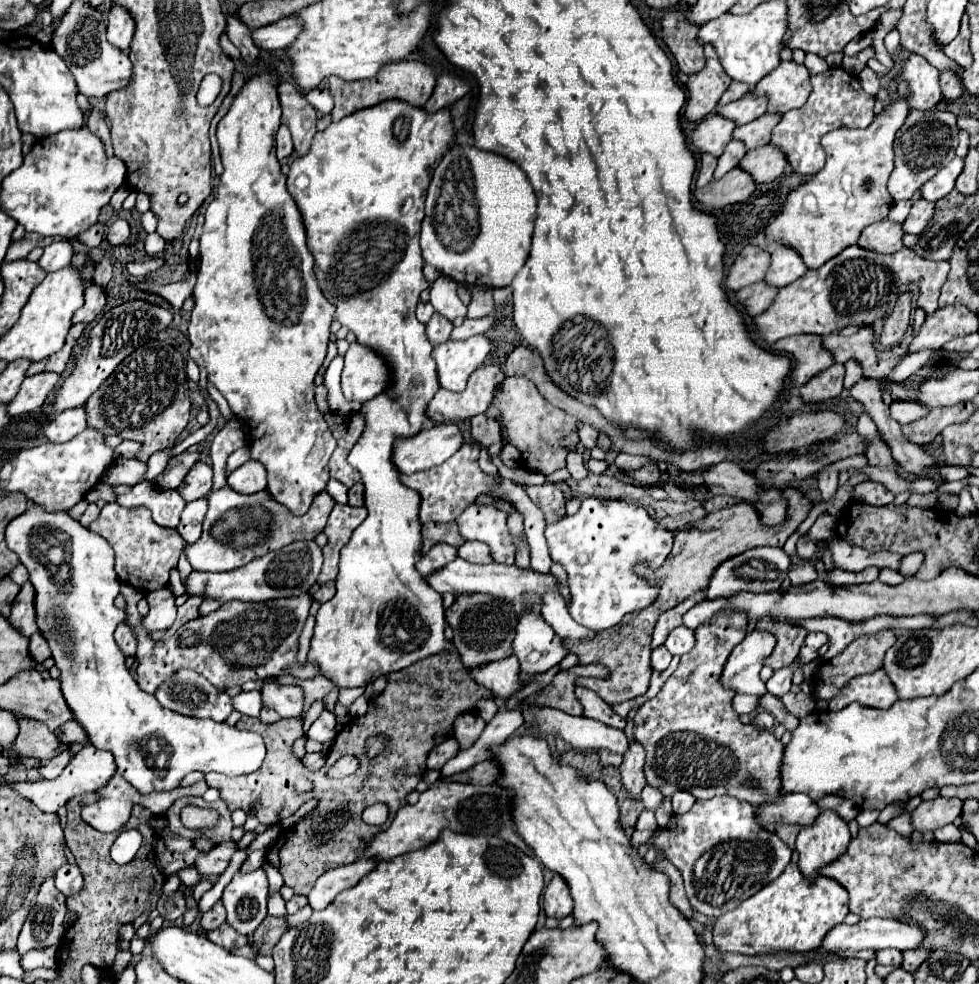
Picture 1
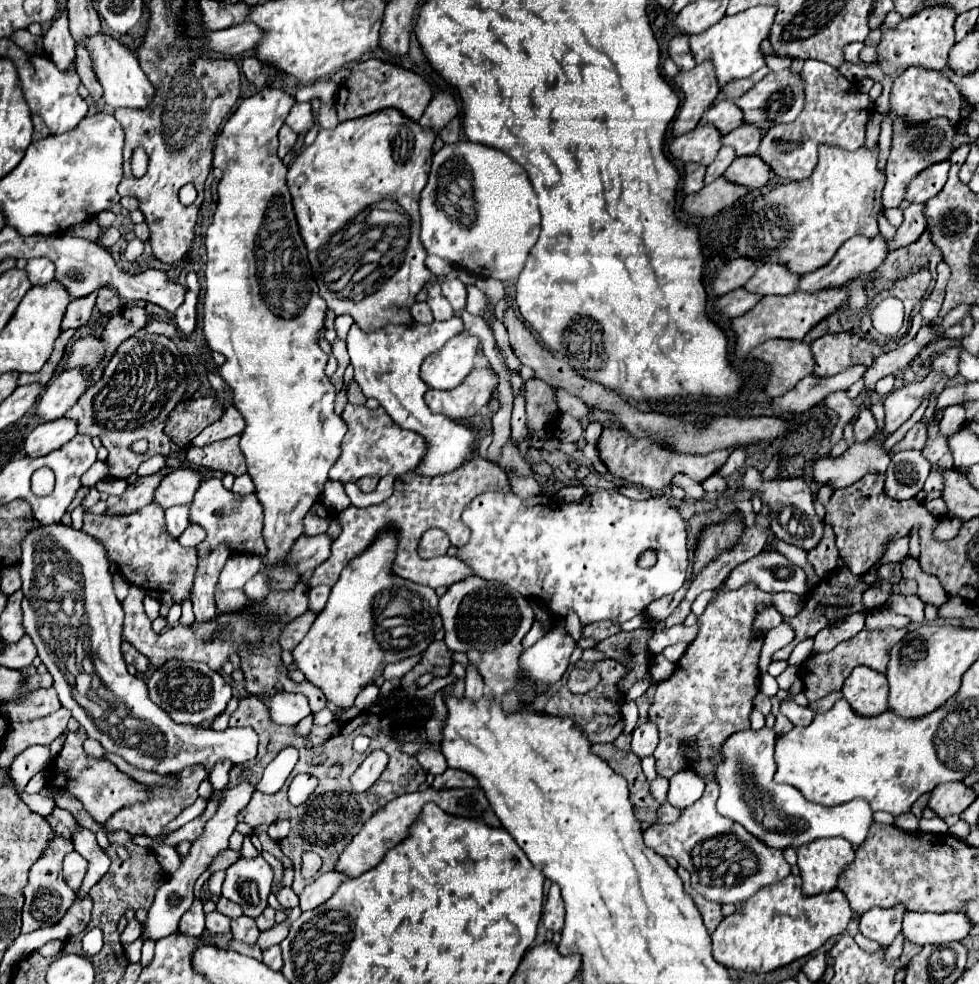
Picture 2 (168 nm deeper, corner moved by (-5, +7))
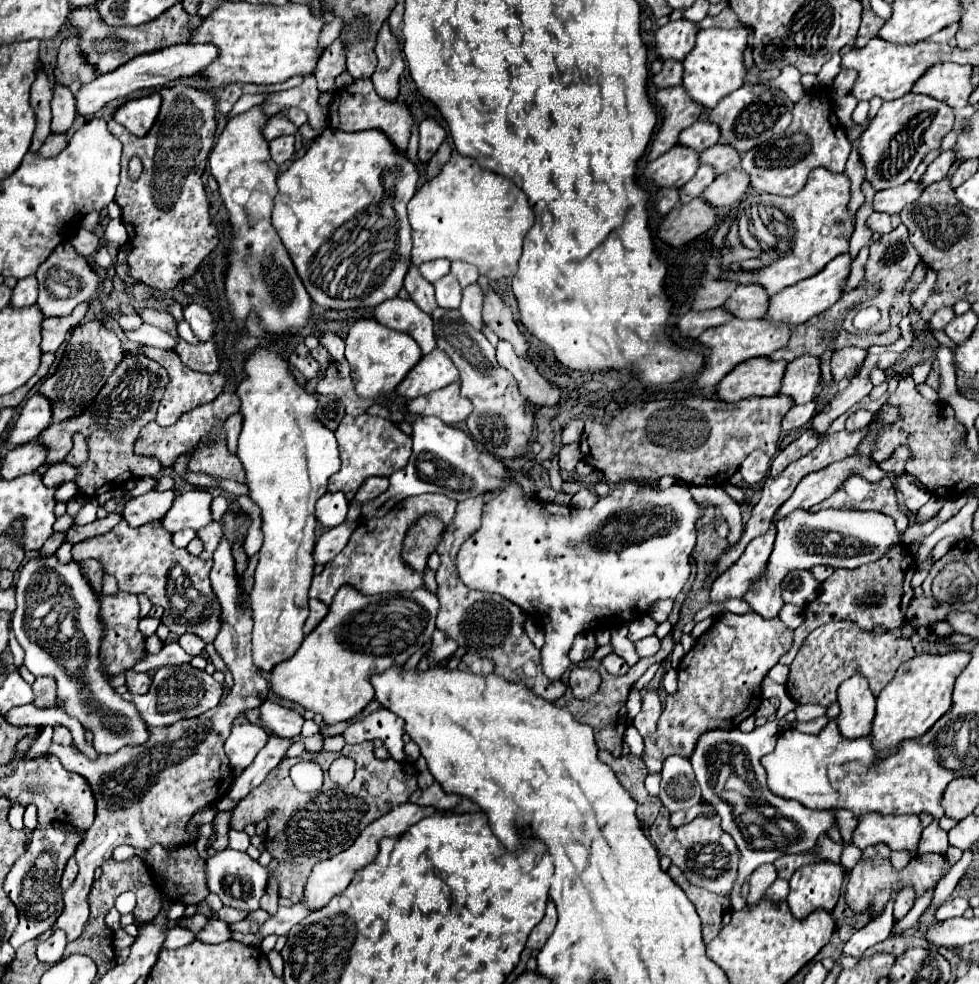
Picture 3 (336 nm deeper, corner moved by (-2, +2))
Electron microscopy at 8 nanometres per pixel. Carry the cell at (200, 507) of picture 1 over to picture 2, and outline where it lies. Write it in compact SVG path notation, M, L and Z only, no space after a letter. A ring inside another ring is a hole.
M191 522L191 524L185 528L183 536L179 536L179 544L183 544L183 546L195 546L195 544L199 544L203 538L205 538L203 528L199 528L199 524L193 524L193 522Z

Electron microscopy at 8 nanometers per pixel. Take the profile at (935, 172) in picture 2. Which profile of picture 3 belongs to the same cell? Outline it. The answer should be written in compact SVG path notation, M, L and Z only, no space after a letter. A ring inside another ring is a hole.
M908 181L900 187L878 191L874 195L874 201L872 201L872 211L888 213L888 215L900 213L904 209L904 205L916 201L920 197L920 193L922 193L922 189L916 181Z

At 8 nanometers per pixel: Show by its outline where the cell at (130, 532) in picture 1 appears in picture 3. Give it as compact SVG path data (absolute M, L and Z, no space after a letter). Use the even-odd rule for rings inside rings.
M122 519L110 533L74 545L72 557L74 561L100 561L104 573L116 577L120 591L144 593L152 605L164 607L162 623L176 637L184 633L194 633L204 643L212 643L216 639L222 625L222 607L208 579L212 559L204 561L200 557L190 555L186 549L174 547L172 535L160 525L160 521L152 521L148 525L142 525L140 529L132 529Z

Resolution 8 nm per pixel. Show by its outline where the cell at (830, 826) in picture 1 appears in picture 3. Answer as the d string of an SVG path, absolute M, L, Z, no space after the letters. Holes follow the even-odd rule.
M828 861L800 867L790 879L788 907L792 915L796 919L804 919L818 909L832 913L842 893L844 875L842 865Z

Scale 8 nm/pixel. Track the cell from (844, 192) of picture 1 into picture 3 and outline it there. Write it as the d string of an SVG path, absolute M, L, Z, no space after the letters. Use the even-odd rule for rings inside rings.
M814 169L806 185L792 197L772 197L772 205L778 207L792 221L792 243L778 243L774 249L762 251L760 243L730 243L730 229L726 229L726 247L716 249L706 271L712 279L734 281L738 285L756 283L766 289L768 295L782 291L802 279L820 273L828 261L848 253L848 241L852 237L852 219L848 211L850 179L840 173L828 173L828 169Z

